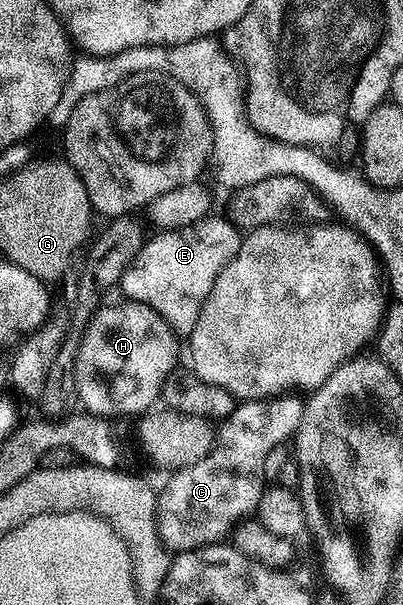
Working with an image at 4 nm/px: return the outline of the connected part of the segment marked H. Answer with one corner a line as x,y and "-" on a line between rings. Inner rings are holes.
129,300
115,306
102,306
94,313
88,328
81,336
76,356
76,392
81,409
85,413
111,420
117,420
121,414
141,416
161,399
164,384
177,367
174,365
178,362
180,338
151,306

